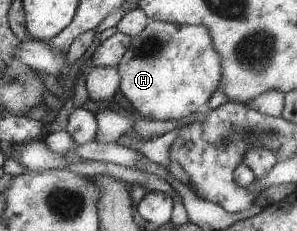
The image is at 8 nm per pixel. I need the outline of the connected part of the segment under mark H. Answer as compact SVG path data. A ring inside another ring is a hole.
M153 20L141 35L133 37L131 48L119 65L122 75L121 89L133 108L143 116L159 121L181 120L206 108L215 91L223 85L225 68L225 59L215 47L214 34L207 25L182 25Z

